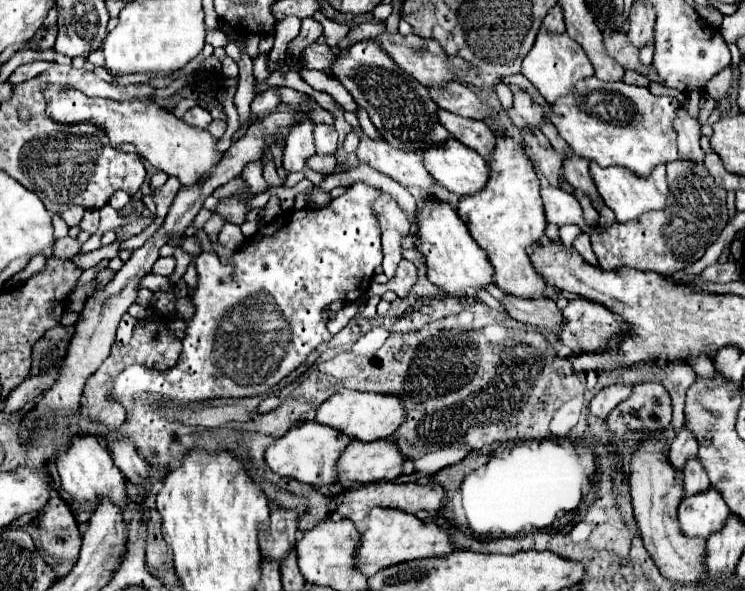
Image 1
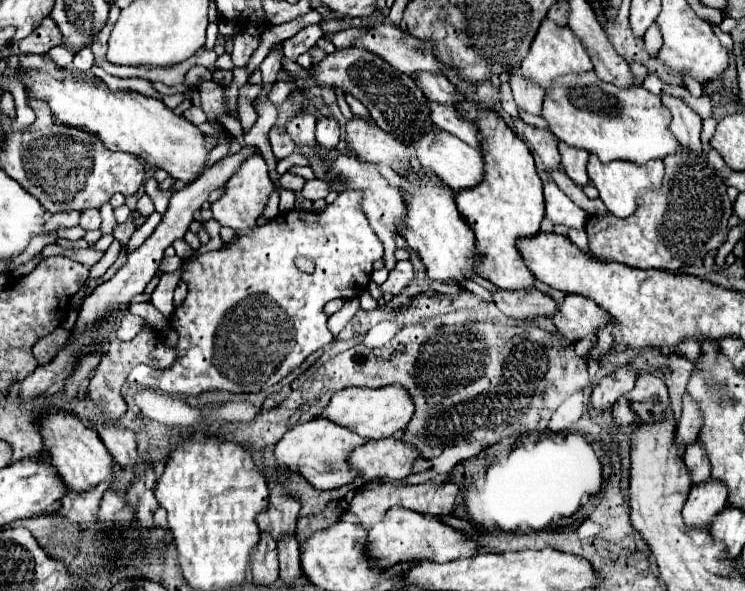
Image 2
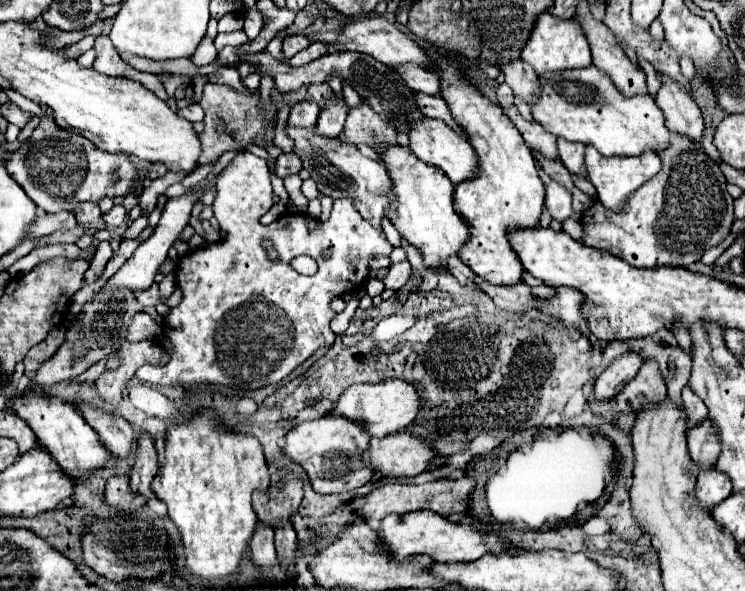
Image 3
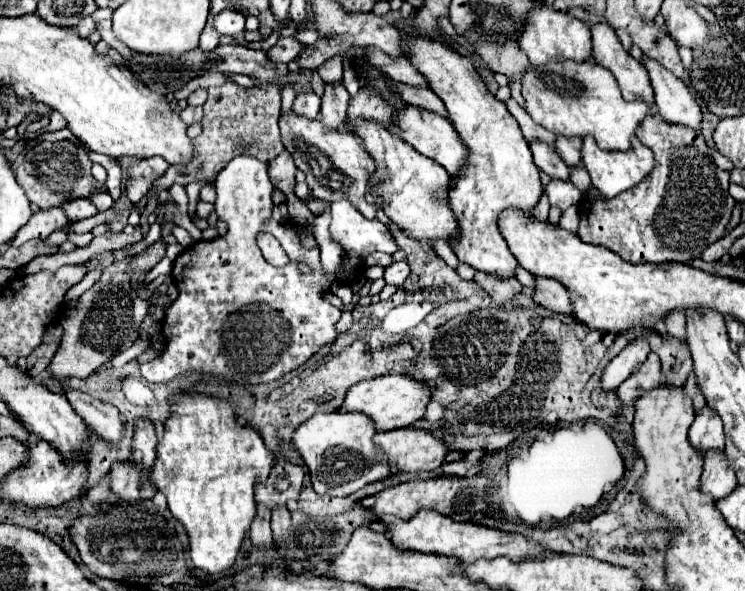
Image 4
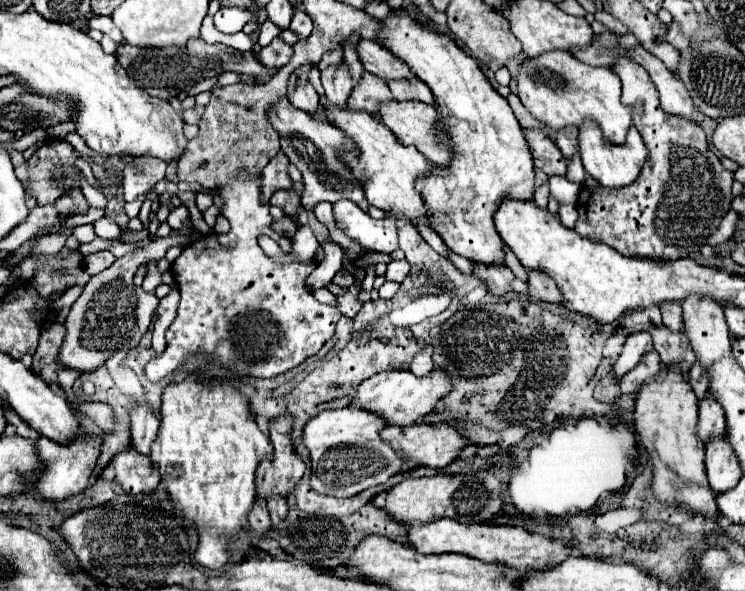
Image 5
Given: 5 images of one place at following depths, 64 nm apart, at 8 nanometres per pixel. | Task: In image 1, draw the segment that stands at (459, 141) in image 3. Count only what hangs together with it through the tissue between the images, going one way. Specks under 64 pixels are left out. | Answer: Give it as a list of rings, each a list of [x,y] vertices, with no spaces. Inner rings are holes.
[[[452,138],[452,144],[444,144],[444,148],[426,148],[422,162],[434,180],[458,196],[480,192],[490,174],[486,160],[456,138]]]

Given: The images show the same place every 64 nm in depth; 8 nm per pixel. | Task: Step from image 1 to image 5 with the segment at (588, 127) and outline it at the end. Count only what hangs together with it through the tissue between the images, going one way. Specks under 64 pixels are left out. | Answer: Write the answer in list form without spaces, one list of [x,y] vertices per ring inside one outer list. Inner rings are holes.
[[[546,52],[538,60],[532,60],[532,58],[524,60],[518,68],[516,82],[518,82],[518,98],[522,100],[522,104],[548,128],[562,130],[566,126],[580,126],[586,118],[590,118],[602,128],[606,140],[614,144],[622,144],[626,140],[626,132],[632,124],[632,114],[630,114],[630,108],[626,108],[620,102],[620,78],[616,76],[616,72],[612,72],[612,68],[588,66],[576,60],[570,52]]]

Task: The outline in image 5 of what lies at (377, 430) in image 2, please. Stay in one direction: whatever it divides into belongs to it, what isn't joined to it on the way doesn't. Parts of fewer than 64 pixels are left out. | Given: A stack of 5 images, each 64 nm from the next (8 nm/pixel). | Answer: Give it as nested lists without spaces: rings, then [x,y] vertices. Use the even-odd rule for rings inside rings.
[[[434,368],[428,376],[414,376],[410,370],[384,370],[368,380],[364,380],[358,390],[352,406],[380,414],[390,426],[412,426],[434,410],[440,398],[452,390],[452,380],[442,368]]]

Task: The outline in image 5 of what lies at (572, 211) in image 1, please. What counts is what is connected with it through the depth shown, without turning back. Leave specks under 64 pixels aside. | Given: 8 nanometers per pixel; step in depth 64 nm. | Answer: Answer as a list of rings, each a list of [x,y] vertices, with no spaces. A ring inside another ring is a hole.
[[[550,176],[550,194],[558,200],[558,204],[574,204],[578,194],[580,194],[580,186],[566,180],[566,176]]]

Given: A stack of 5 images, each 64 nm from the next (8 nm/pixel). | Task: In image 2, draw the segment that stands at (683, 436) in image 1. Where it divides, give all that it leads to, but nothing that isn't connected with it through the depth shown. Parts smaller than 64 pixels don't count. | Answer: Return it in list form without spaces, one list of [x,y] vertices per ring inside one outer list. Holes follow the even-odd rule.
[[[686,392],[682,400],[682,418],[680,418],[678,432],[676,432],[678,444],[688,446],[696,442],[698,432],[700,432],[700,408],[696,408],[696,400],[692,400]]]

